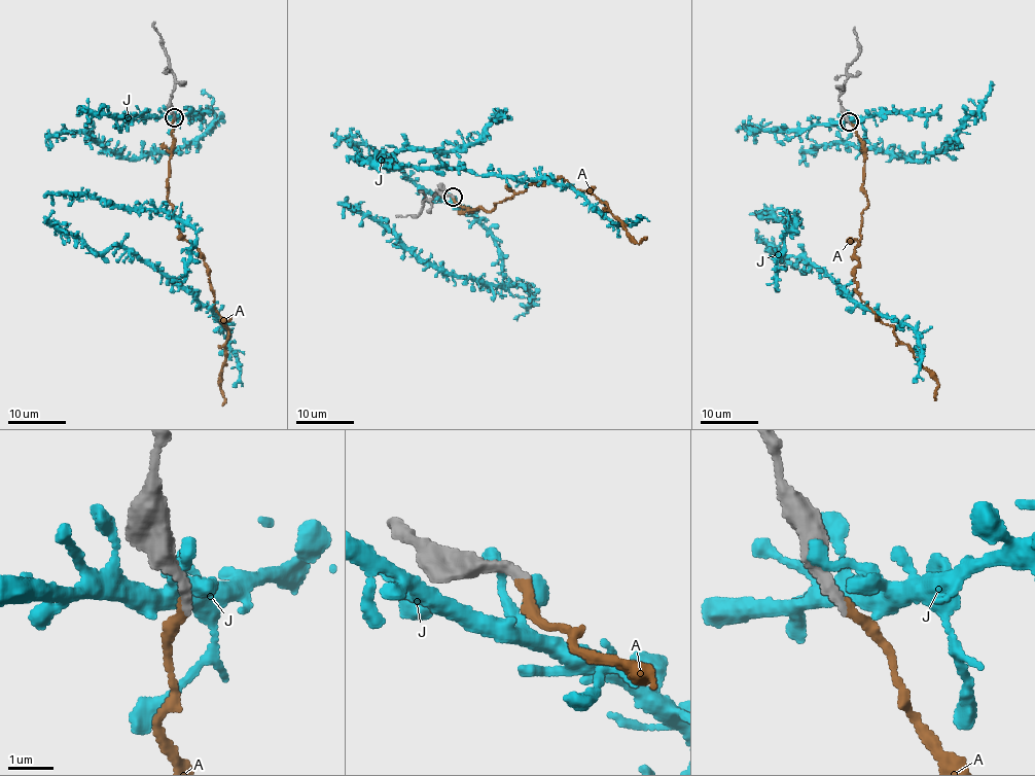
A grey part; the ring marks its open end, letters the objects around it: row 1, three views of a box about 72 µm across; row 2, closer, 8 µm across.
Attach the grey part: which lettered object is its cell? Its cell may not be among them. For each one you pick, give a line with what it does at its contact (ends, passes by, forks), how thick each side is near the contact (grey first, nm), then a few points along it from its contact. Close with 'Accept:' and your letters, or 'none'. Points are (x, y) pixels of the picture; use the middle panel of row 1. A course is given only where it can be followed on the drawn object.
A: it ends there; 200 nm thick on the grey side, 240 nm on the other; it runs (452, 197), (464, 207), (489, 212), (530, 183), (561, 178), (605, 203), (636, 242), (645, 239)
Accept: A

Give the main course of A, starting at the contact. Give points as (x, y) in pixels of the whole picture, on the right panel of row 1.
A: (849, 122), (861, 141), (862, 191), (868, 204), (854, 252), (856, 290), (936, 382), (935, 400)

